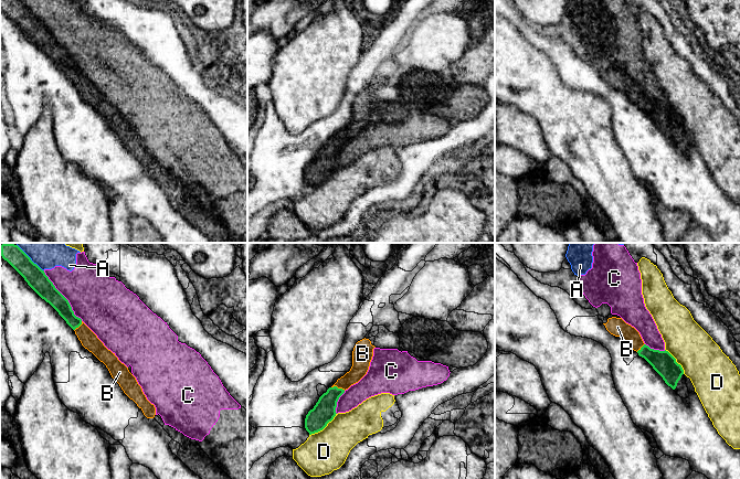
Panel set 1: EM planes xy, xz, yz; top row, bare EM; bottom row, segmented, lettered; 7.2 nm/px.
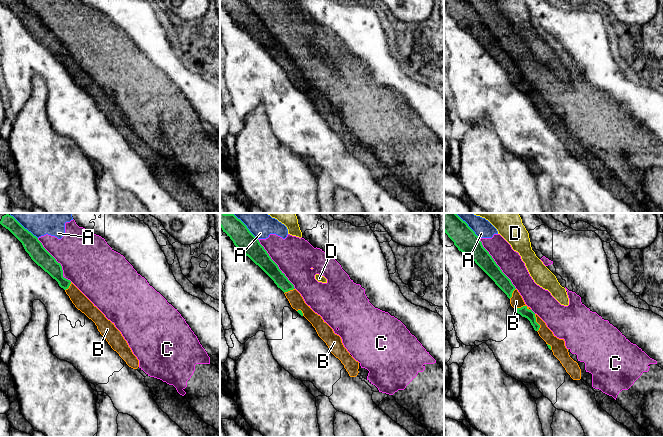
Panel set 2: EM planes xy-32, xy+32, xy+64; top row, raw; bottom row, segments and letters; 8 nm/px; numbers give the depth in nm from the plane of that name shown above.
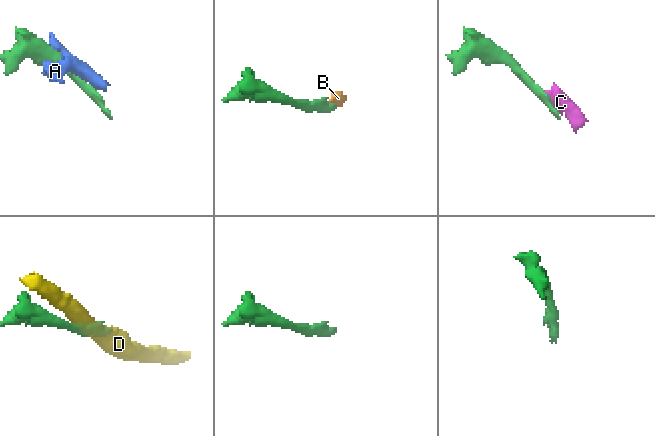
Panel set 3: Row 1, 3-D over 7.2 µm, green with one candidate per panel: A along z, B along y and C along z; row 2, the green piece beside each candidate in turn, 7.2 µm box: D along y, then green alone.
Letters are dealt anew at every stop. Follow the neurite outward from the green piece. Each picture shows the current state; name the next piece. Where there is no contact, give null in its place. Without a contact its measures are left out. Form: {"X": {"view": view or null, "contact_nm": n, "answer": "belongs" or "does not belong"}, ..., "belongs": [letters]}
{"A": {"view": "xy", "contact_nm": 260, "answer": "does not belong"}, "B": {"view": "xz", "contact_nm": 110, "answer": "belongs"}, "C": {"view": "xy", "contact_nm": 460, "answer": "does not belong"}, "D": {"view": "xz", "contact_nm": 260, "answer": "does not belong"}, "belongs": ["B"]}

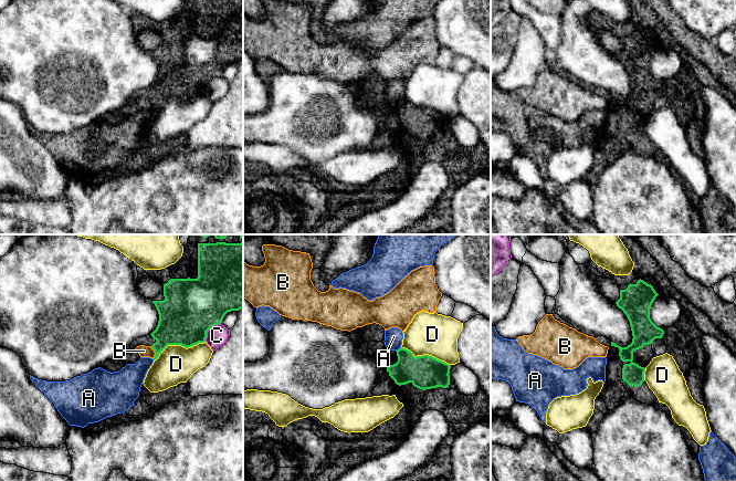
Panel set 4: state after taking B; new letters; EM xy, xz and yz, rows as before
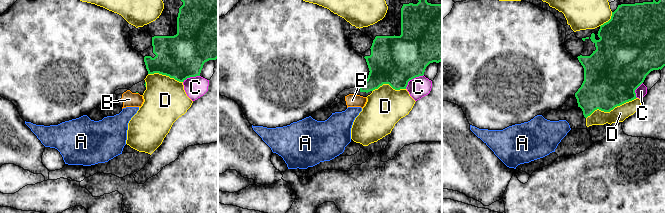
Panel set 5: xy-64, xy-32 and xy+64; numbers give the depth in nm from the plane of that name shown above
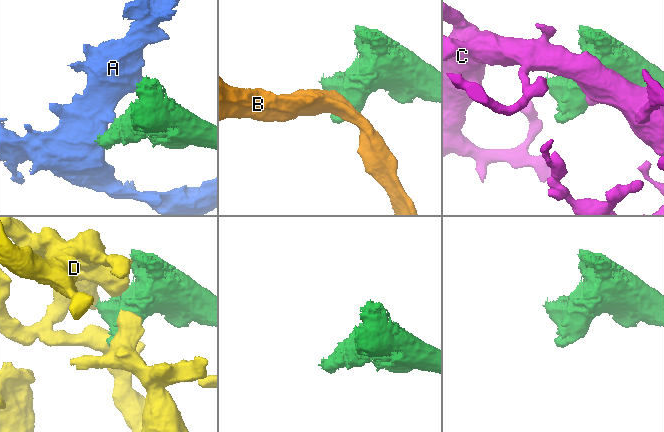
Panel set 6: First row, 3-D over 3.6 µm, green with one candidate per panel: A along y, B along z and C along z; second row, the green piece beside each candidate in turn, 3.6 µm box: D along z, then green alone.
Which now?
{"A": {"view": "xz", "contact_nm": 50, "answer": "does not belong"}, "B": {"view": "xy", "contact_nm": 100, "answer": "does not belong"}, "C": {"view": "xy", "contact_nm": 180, "answer": "does not belong"}, "D": {"view": "xy", "contact_nm": 400, "answer": "does not belong"}, "belongs": []}

